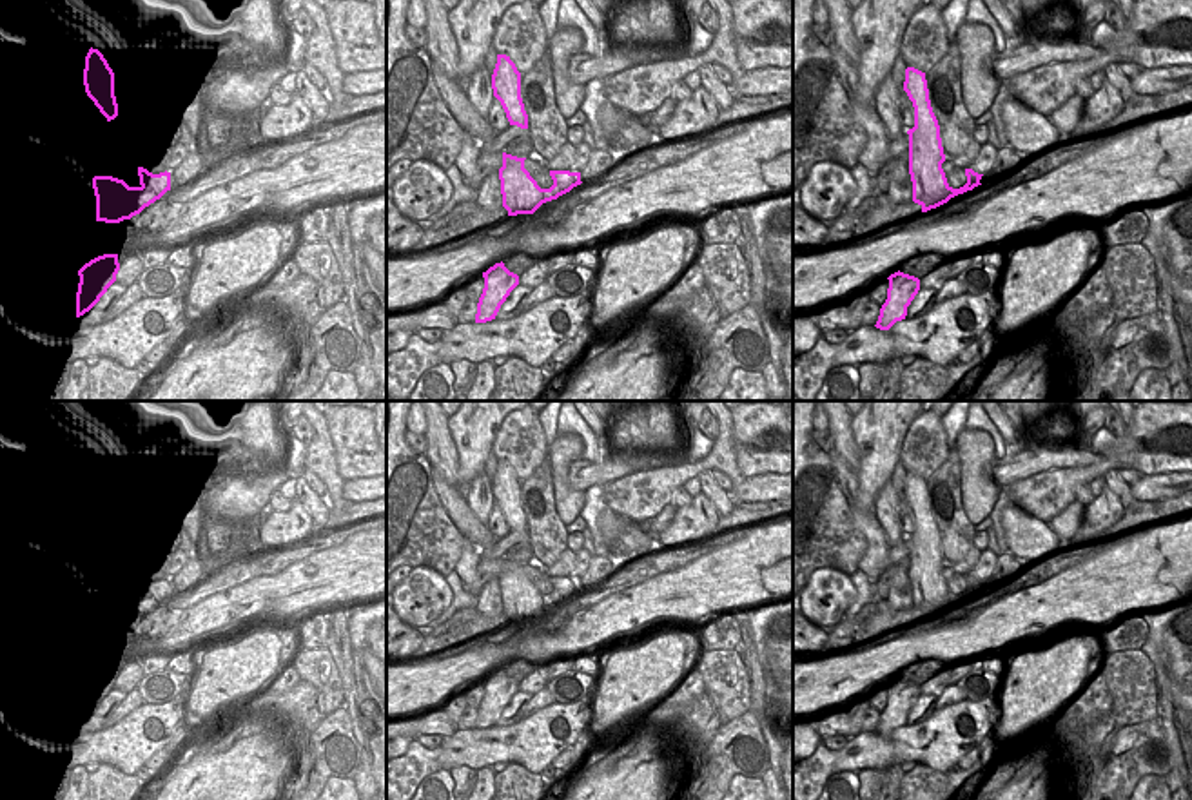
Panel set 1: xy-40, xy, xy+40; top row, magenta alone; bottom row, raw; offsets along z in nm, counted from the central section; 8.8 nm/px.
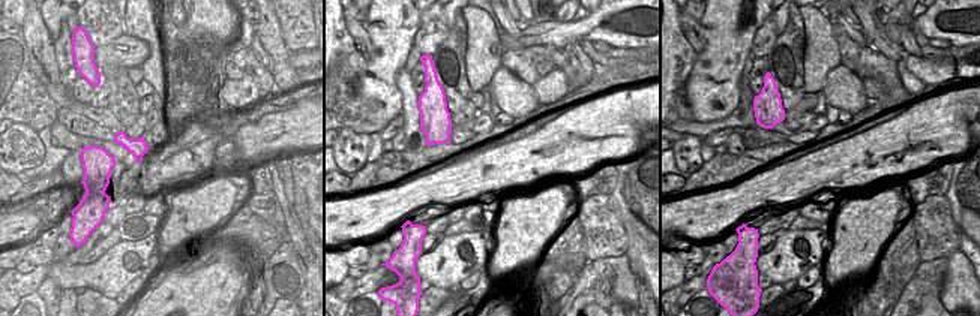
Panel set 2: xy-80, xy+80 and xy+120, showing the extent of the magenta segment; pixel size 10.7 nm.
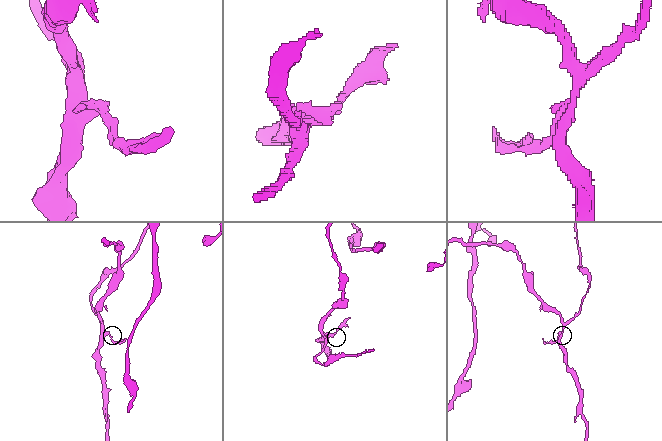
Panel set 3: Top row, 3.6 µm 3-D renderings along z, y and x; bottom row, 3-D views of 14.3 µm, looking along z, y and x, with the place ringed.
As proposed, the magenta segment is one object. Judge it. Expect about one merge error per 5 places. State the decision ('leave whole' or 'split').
split

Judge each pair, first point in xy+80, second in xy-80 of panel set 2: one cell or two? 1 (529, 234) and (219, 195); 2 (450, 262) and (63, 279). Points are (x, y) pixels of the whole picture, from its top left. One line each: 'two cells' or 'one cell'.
1: one cell
2: one cell

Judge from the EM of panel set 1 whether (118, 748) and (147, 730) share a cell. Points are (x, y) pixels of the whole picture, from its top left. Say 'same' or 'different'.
same

